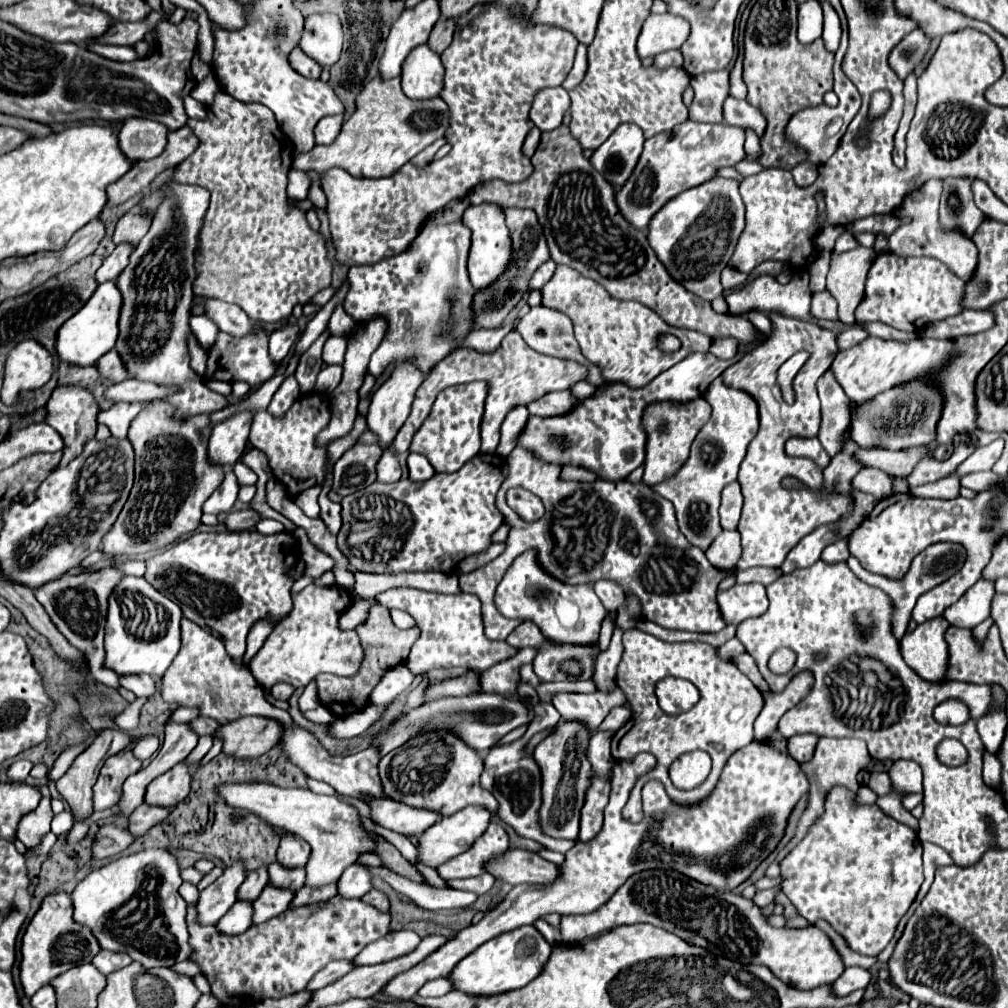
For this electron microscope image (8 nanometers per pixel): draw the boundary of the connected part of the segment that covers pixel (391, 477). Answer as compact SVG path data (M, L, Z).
M381 443L381 449L383 449L383 455L377 463L377 481L381 483L395 483L399 477L401 477L401 465L397 461L397 455L391 453L387 449L389 443Z

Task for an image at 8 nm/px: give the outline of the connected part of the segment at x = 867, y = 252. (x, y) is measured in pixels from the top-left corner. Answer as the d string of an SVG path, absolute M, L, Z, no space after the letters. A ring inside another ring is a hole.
M863 246L850 250L845 259L831 259L827 291L837 299L838 317L845 324L855 322L855 309L865 295L865 277L872 263L872 248Z

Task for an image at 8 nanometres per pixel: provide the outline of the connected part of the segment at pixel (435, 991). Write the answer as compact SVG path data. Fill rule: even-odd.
M439 978L427 982L419 991L418 995L422 997L441 997L453 991L453 981L448 978Z

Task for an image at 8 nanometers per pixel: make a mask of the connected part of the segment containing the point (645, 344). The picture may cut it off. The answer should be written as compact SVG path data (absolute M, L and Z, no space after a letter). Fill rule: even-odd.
M557 265L553 277L541 287L541 305L565 313L575 325L575 339L579 341L583 355L595 363L609 383L625 383L627 387L645 387L659 373L667 371L675 363L683 361L691 353L707 353L711 337L691 329L679 329L667 325L655 311L637 301L619 301L595 283L583 277L567 265ZM663 333L671 333L681 341L681 349L665 353L657 349L657 339Z

